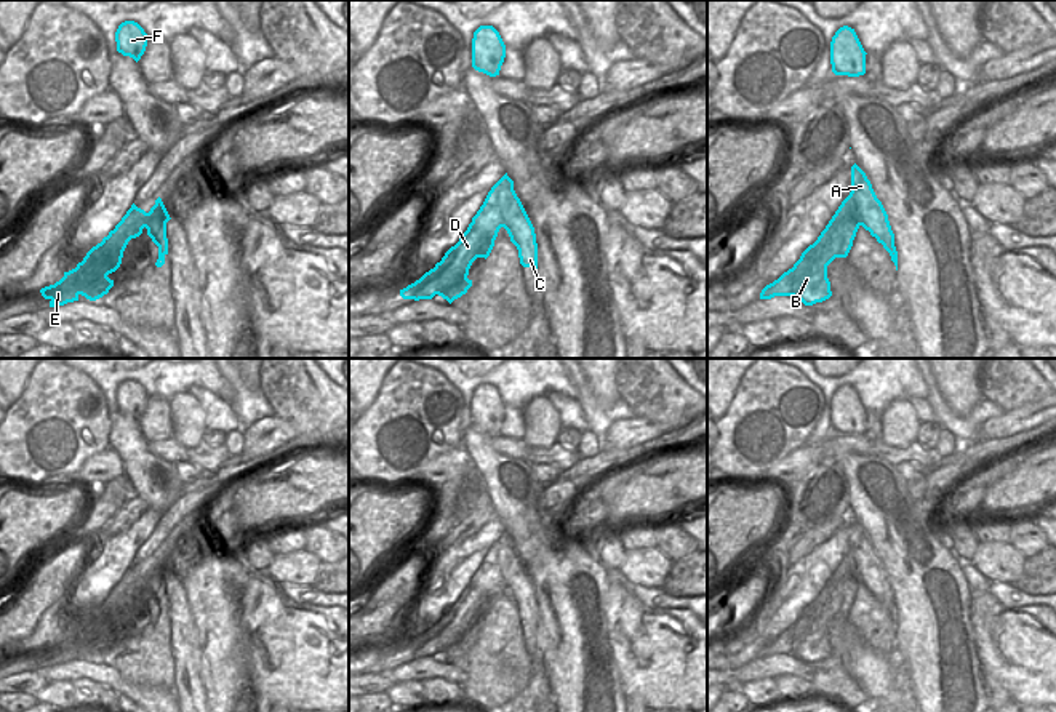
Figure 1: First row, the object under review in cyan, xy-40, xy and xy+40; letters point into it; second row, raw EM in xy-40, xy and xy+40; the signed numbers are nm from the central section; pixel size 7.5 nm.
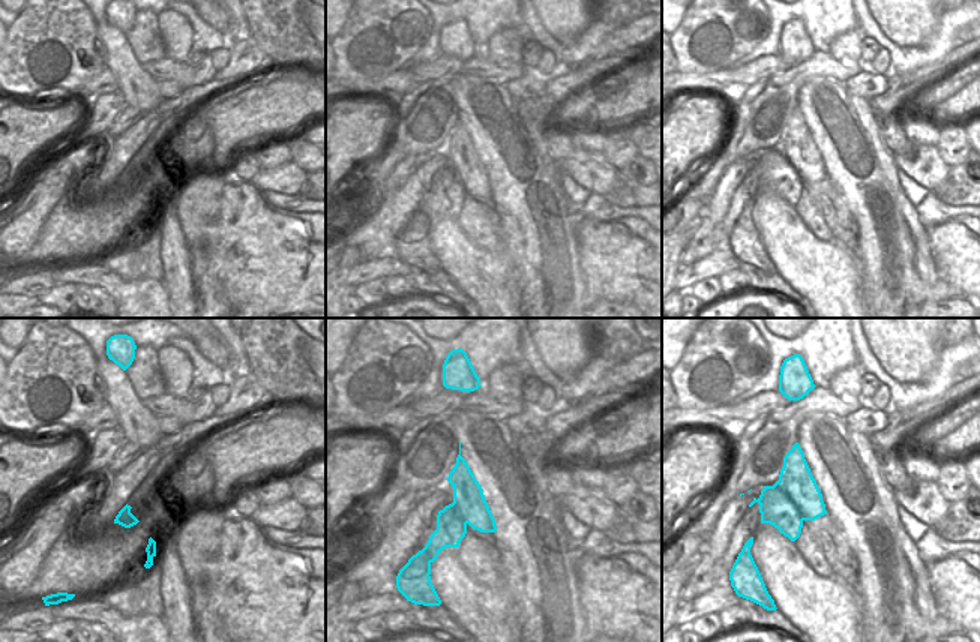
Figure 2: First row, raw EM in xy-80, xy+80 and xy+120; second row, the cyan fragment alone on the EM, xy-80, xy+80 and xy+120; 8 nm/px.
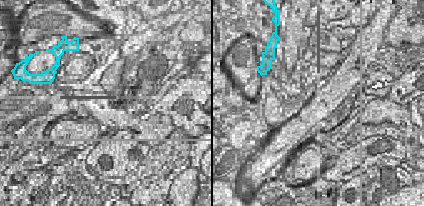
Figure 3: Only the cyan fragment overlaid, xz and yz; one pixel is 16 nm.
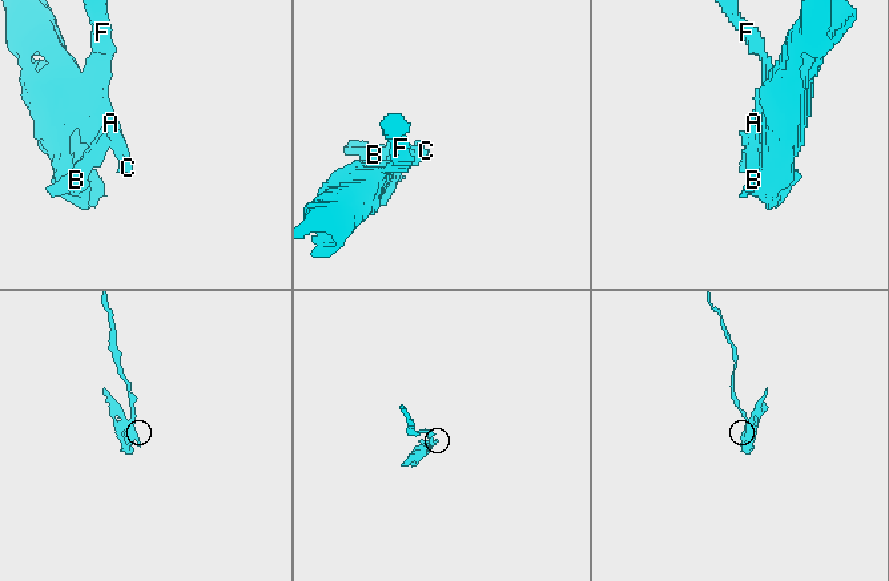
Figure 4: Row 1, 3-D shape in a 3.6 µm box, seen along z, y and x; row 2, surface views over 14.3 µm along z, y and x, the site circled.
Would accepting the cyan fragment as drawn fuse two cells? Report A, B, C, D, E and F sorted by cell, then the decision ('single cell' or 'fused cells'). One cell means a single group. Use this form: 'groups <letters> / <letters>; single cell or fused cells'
groups A C F / B D E; fused cells

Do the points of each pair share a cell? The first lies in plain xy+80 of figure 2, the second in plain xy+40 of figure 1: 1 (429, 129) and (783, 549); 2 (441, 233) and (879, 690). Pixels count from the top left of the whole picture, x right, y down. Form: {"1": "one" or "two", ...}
{"1": "one", "2": "one"}

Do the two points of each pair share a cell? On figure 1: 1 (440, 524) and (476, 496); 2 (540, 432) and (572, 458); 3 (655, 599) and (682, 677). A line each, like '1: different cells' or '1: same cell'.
1: same cell
2: different cells
3: different cells

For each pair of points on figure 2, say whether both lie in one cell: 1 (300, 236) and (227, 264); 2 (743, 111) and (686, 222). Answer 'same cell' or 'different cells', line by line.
1: same cell
2: same cell

